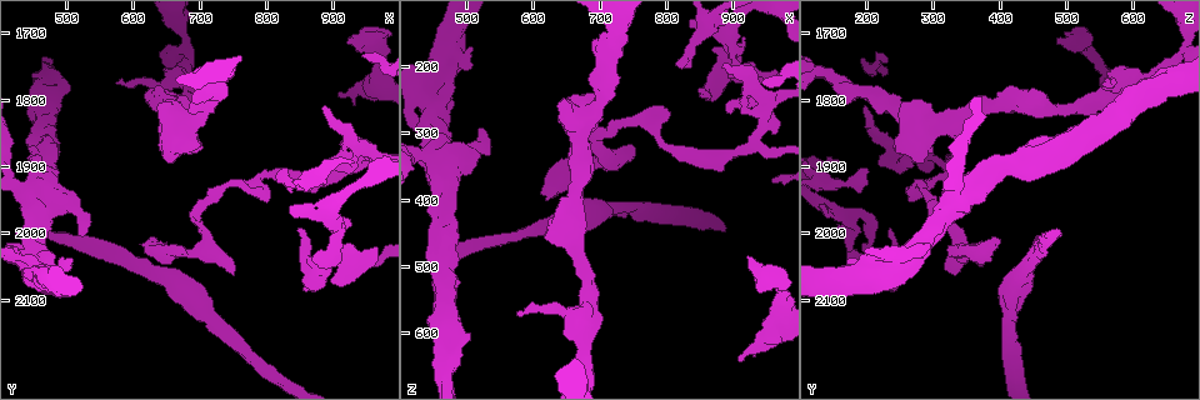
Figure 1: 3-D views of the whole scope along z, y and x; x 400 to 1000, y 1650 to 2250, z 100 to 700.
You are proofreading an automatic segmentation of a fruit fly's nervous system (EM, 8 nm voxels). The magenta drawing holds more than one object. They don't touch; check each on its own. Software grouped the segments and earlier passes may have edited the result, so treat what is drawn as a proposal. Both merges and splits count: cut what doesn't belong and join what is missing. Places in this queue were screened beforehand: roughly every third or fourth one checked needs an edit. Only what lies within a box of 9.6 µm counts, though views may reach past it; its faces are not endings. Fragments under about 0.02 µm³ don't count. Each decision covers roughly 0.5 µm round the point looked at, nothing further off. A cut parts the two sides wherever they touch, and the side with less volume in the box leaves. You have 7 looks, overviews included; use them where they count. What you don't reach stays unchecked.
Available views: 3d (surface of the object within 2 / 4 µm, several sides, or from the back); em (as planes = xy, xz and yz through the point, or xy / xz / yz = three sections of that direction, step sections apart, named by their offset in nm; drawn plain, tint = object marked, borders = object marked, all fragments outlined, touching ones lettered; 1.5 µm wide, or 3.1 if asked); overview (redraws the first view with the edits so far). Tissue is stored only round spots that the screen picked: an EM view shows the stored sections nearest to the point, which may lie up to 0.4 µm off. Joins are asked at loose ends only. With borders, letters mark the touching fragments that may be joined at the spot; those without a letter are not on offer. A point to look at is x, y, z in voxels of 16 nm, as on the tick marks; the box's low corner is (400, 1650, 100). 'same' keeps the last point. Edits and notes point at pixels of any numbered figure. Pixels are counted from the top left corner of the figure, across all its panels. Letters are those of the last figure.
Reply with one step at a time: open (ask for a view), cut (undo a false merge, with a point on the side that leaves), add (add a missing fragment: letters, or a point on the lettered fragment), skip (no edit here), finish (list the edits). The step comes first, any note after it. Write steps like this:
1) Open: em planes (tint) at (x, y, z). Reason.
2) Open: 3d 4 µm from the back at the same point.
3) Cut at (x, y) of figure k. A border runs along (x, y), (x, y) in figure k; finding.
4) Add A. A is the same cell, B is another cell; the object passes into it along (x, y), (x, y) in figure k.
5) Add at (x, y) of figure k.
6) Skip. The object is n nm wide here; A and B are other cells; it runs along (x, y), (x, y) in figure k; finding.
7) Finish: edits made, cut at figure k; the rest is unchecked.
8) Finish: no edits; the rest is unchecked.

Open: em xy step 8 (tint) at (915, 1790, 640). Free end.

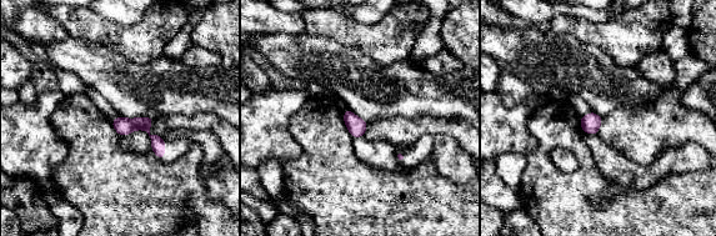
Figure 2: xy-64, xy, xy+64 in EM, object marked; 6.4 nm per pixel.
Open: em planes (borders) at the same point. Cut it another way.

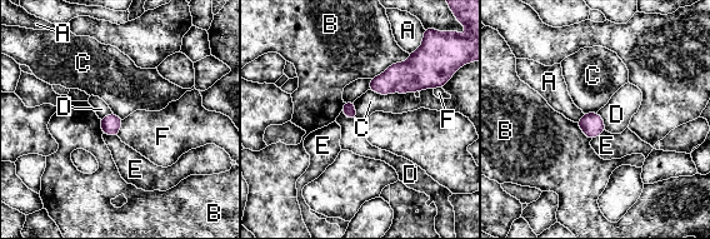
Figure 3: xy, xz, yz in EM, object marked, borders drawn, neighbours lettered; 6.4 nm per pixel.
Skip. A, B, C, D, E and F are other cells; a border runs along (369, 89), (380, 94), (414, 93) in figure 3; no lettered fragment goes on from it.

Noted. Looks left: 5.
Open: em planes (plain) at (885, 1810, 195). Free end.

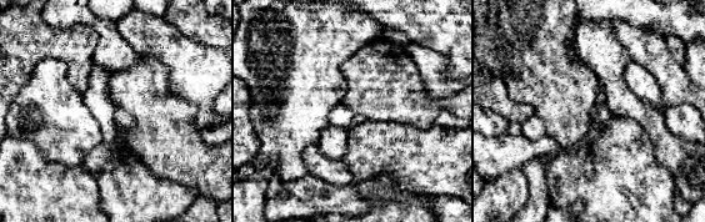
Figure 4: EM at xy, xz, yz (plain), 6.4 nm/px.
Open: em planes (borders) at the same point.

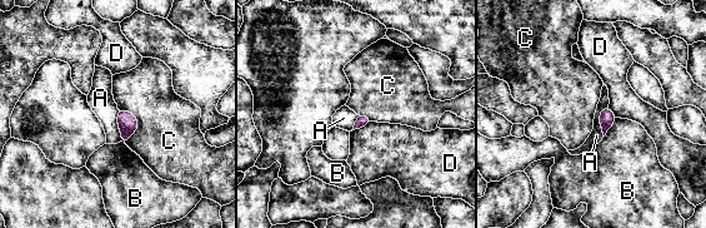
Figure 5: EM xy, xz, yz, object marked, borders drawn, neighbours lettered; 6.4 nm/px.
Skip. A, B, C and D are other cells; a border runs along (120, 108), (138, 122), (125, 143) in figure 5; no lettered fragment goes on from it.

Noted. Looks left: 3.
Open: 3d 2 µm from the back at (900, 1980, 170). Three arms meet.

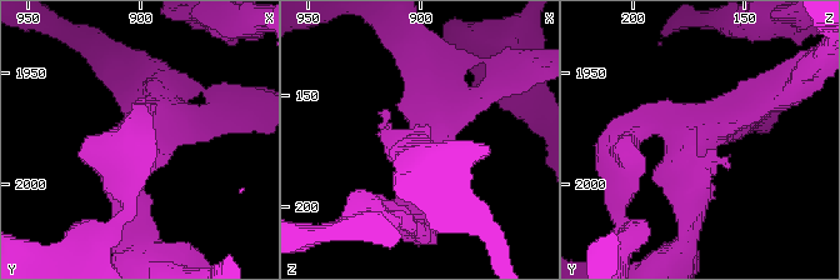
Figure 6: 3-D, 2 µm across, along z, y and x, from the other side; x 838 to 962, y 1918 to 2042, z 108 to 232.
Open: em planes (borders) at the same point. 3 arms meet here; the arms are 200, 220, 240 nm wide.

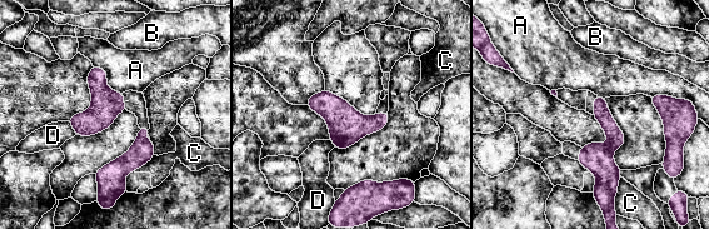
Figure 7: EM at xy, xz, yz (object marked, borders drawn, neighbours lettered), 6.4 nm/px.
Skip. A, B, C and D are other cells; a border runs along (93, 65), (121, 93) in figure 7; all the same cell.

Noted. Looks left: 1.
Finish: no edits; the rest is unchecked.

